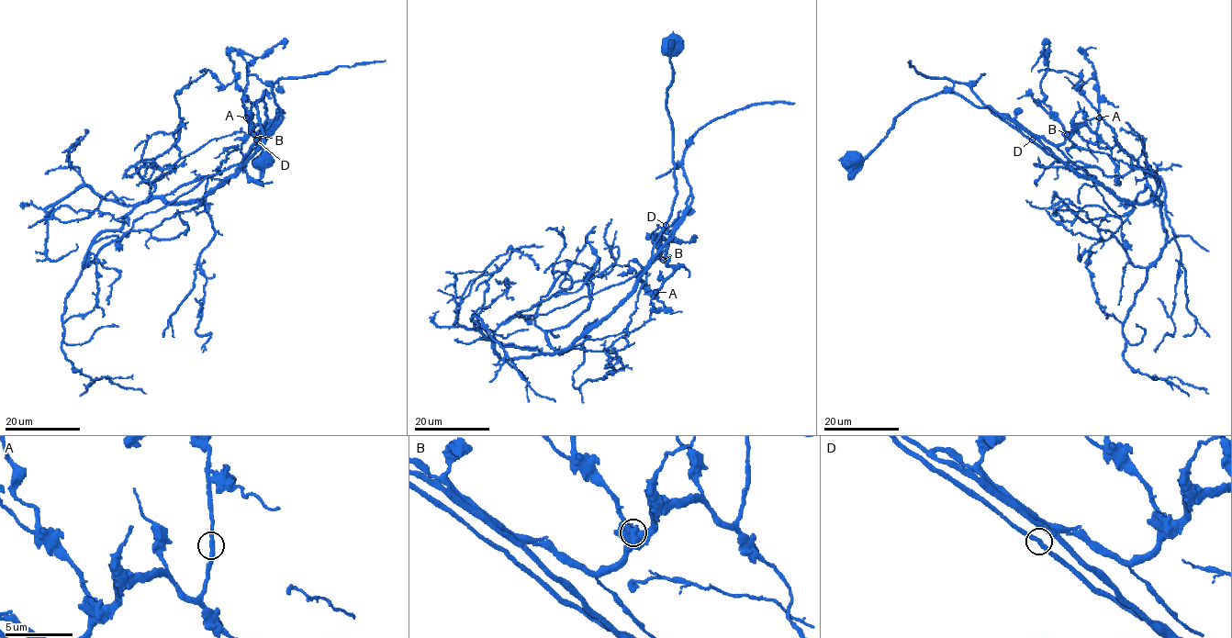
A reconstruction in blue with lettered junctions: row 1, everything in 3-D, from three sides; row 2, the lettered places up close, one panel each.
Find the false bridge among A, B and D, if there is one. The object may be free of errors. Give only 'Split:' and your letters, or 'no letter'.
Split: no letter

